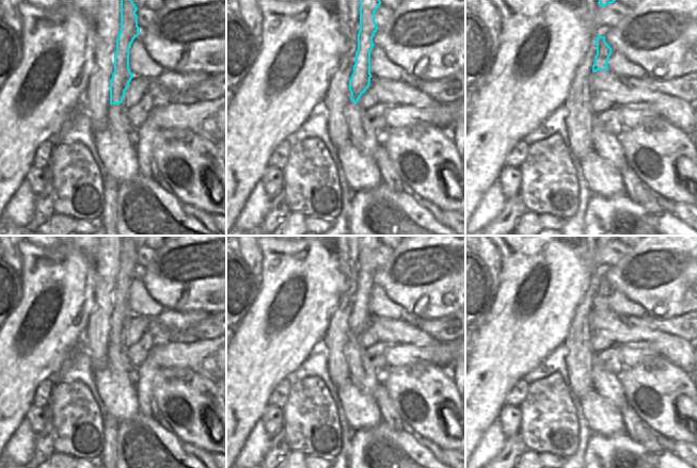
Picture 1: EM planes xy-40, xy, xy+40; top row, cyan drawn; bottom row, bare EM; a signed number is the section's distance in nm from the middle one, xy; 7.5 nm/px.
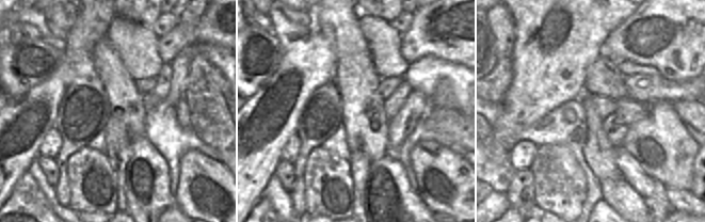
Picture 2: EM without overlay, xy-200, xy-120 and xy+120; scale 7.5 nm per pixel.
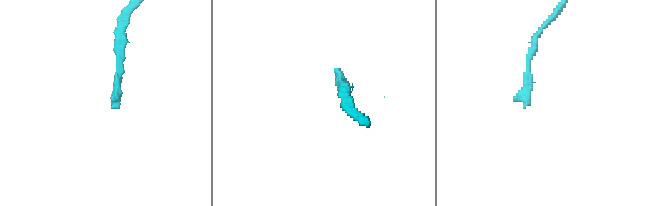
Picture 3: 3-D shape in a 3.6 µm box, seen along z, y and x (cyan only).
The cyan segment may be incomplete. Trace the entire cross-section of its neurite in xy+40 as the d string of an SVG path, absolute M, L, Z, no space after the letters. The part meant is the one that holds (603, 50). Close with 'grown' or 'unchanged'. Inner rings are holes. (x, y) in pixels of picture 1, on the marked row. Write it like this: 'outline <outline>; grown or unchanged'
outline M605 36L596 37L595 44L597 46L597 54L592 65L592 72L598 70L608 70L607 61L612 54L612 48L605 42Z; unchanged

